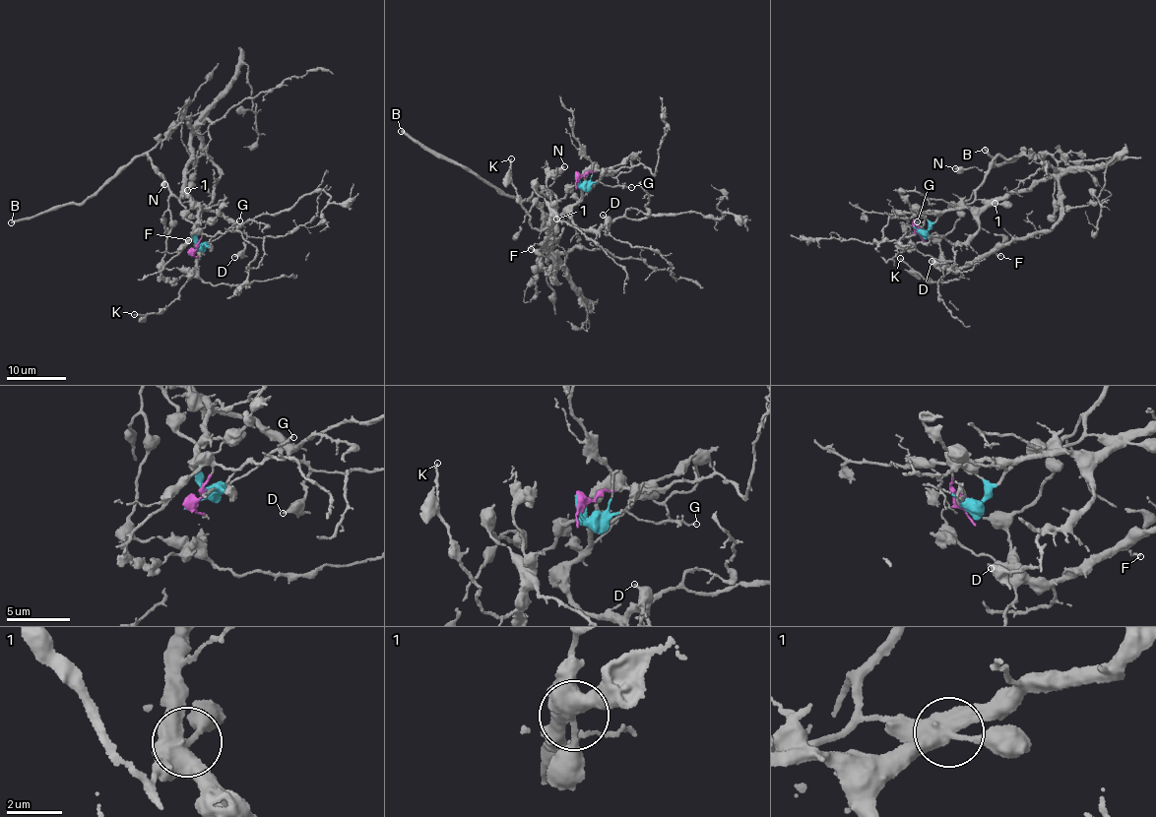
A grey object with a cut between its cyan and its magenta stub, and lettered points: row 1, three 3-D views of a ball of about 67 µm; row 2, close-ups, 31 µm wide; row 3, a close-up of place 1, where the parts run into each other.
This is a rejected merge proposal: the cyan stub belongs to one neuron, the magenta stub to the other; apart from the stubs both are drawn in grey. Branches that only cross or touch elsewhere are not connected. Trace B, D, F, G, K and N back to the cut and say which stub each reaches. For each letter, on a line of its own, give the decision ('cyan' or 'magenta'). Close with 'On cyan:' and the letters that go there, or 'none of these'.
B: cyan
D: magenta
F: magenta
G: cyan
K: magenta
N: cyan
On cyan: B, G, N

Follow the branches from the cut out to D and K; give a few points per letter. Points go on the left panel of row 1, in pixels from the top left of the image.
D: (191, 254), (202, 236), (195, 229), (202, 209), (198, 204), (233, 219), (246, 236), (240, 252), (234, 257)
K: (191, 254), (202, 236), (184, 173), (193, 134), (220, 175), (194, 232), (194, 276), (161, 311), (134, 313)

